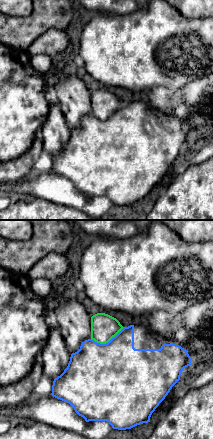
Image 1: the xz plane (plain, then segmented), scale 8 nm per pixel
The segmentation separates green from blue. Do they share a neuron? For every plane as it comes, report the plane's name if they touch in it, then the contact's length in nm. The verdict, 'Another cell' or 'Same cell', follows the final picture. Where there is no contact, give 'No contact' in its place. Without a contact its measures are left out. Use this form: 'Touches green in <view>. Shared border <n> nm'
Touches green in xz. Shared border 280 nm

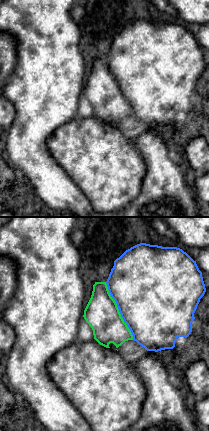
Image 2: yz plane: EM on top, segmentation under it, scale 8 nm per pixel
Touches green in yz. Shared border 500 nm

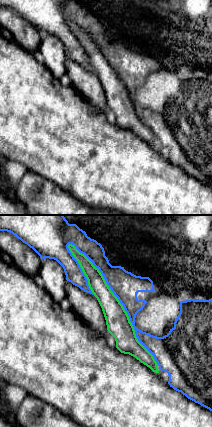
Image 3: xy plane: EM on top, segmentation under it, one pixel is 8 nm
Touches green in xy. Shared border 1200 nm

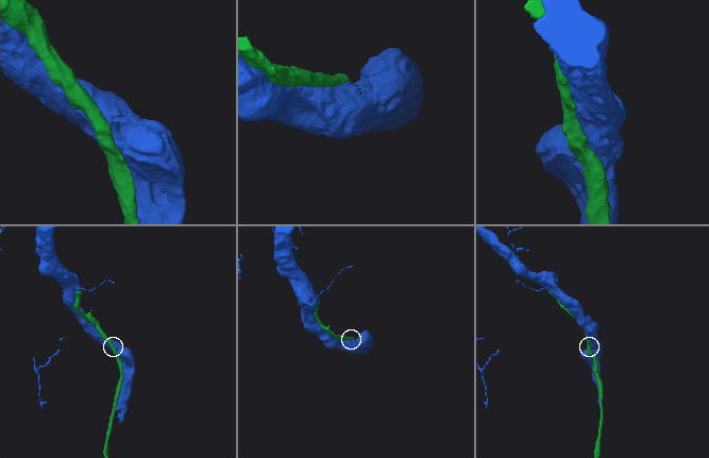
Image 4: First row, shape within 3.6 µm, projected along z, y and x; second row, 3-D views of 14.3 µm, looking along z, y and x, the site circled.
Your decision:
Same cell

